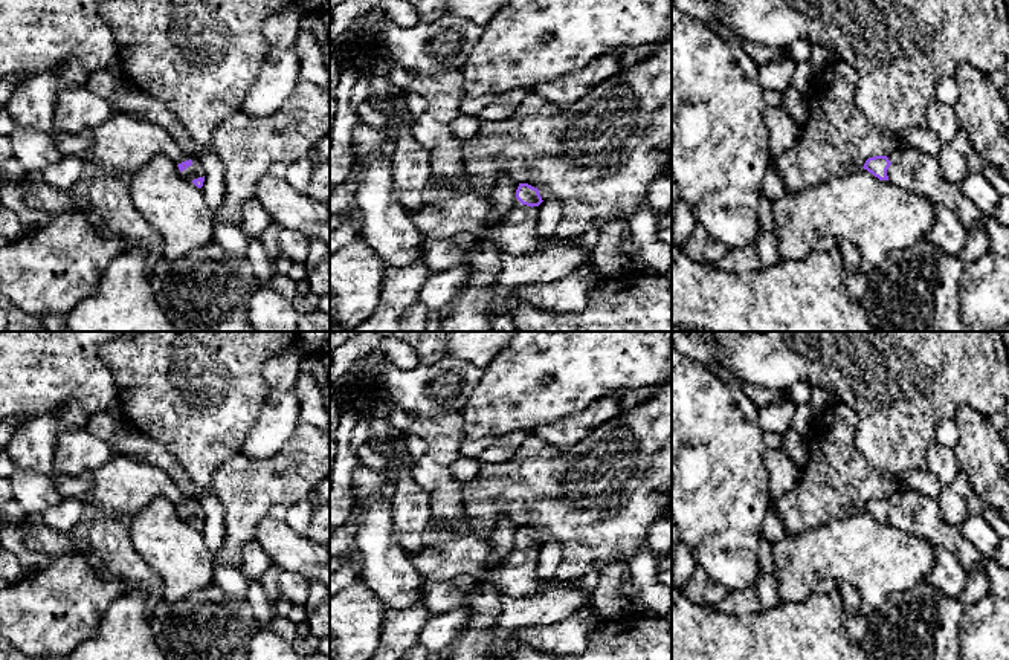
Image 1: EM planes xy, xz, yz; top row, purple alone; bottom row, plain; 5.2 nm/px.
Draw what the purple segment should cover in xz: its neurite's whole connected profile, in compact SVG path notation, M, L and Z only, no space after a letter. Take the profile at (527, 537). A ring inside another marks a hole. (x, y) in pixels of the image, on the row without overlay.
M519 526L514 548L501 564L488 567L485 561L492 547L484 533L450 530L438 545L423 547L408 558L423 579L441 582L472 576L492 581L502 597L527 599L537 594L542 581L537 571L542 544L537 530Z

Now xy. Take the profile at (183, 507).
M113 452L104 464L78 475L52 475L63 498L95 504L101 515L128 521L156 498L171 501L197 530L205 513L195 498L163 469L130 455Z

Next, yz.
M907 484L890 487L885 498L869 500L862 509L879 522L927 538L959 558L966 574L985 573L986 558L962 536L959 526L948 524L940 515L936 498L930 498Z

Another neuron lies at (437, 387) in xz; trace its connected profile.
M444 356L421 361L412 370L386 364L374 379L403 412L434 419L459 412L482 373L484 370L470 362Z

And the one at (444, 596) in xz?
M459 576L441 582L424 579L421 594L430 616L464 607L467 594L475 588L476 581L472 576Z

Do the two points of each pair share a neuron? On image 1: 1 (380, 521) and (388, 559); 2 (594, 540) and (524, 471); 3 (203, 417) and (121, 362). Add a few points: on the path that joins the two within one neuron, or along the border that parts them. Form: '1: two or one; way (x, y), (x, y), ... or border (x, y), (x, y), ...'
1: one; way (380, 530), (380, 550)
2: one; way (571, 517), (557, 503), (535, 503), (533, 494)
3: one; way (183, 405), (141, 365)

